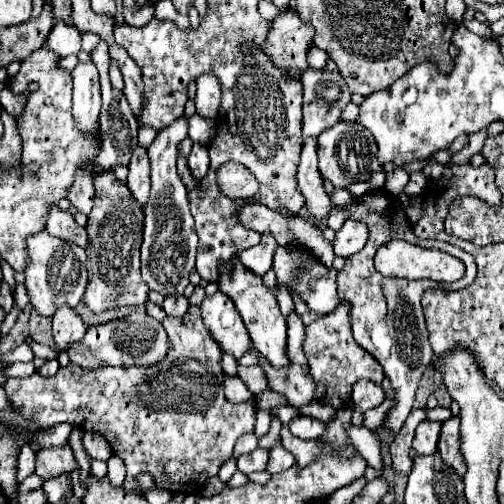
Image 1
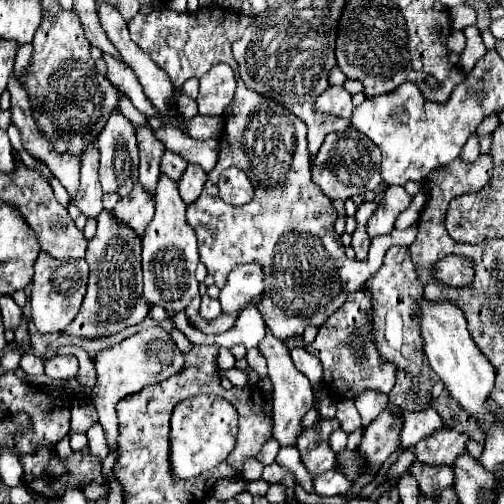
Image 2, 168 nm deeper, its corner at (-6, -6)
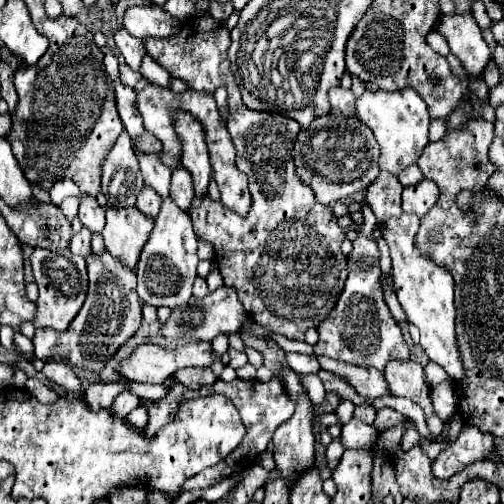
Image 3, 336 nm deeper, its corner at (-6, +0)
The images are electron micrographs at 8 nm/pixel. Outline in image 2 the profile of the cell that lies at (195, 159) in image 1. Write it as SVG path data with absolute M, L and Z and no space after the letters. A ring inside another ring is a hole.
M189 165L185 169L185 173L181 175L181 179L177 181L177 187L179 187L179 193L181 193L181 199L191 205L199 195L201 195L201 189L203 189L203 183L207 181L207 173L199 167L199 165Z

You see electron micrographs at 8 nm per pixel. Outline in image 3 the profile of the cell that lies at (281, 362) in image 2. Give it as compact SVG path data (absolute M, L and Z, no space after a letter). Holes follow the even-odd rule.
M283 365L281 367L281 373L279 373L281 381L283 381L283 387L285 387L285 393L291 397L291 401L295 403L295 413L289 421L281 423L275 433L273 433L273 443L275 443L275 461L277 461L277 469L281 473L281 477L285 479L285 483L289 485L303 469L311 467L313 465L313 445L315 445L315 415L313 415L313 409L311 409L311 399L301 383L301 377L299 373L295 373L291 367Z

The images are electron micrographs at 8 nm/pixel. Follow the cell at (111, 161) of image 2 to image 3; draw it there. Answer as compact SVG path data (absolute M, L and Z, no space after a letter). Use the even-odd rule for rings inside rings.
M123 131L107 161L103 163L103 185L101 191L105 193L109 207L127 207L135 205L137 193L143 187L143 177L139 171L139 163L135 157L135 149L131 145L131 137Z

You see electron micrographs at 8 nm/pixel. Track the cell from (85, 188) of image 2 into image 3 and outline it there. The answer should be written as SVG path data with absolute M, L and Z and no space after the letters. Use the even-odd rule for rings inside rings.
M79 195L79 219L91 231L101 231L105 225L105 209L97 203L95 197Z

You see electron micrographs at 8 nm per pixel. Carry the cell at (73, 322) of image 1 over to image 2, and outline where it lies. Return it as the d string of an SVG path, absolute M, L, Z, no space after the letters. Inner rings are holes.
M57 355L45 361L45 375L51 379L73 379L77 375L77 357Z

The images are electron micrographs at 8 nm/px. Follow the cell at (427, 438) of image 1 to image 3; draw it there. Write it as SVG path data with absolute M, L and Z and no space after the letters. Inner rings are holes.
M463 425L457 439L449 441L447 447L433 459L433 475L439 479L449 479L473 461L483 461L493 447L493 435L475 429L475 425Z

